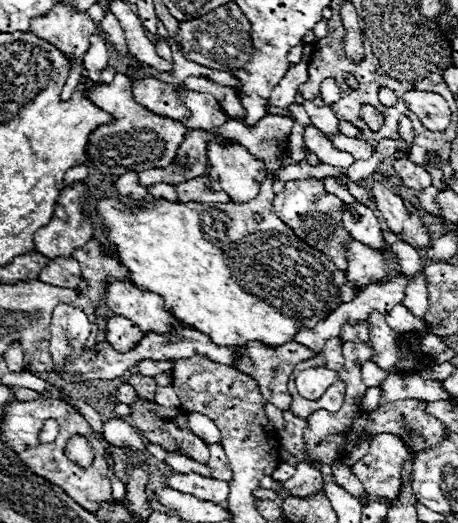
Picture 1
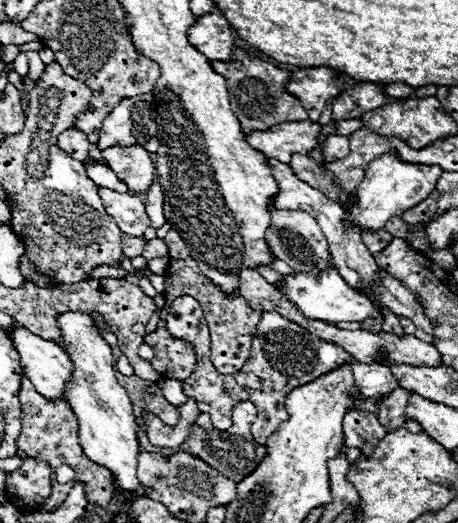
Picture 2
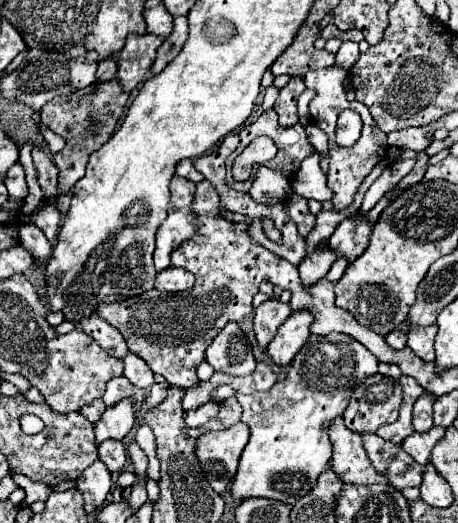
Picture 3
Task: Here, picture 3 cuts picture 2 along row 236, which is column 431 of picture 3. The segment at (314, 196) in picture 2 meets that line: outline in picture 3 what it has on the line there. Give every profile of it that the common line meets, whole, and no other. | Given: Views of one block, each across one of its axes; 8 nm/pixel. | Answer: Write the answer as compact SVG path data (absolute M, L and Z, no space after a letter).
M436 326L428 328L410 328L408 334L408 348L420 356L420 360L432 362L434 356L434 336L436 336Z

